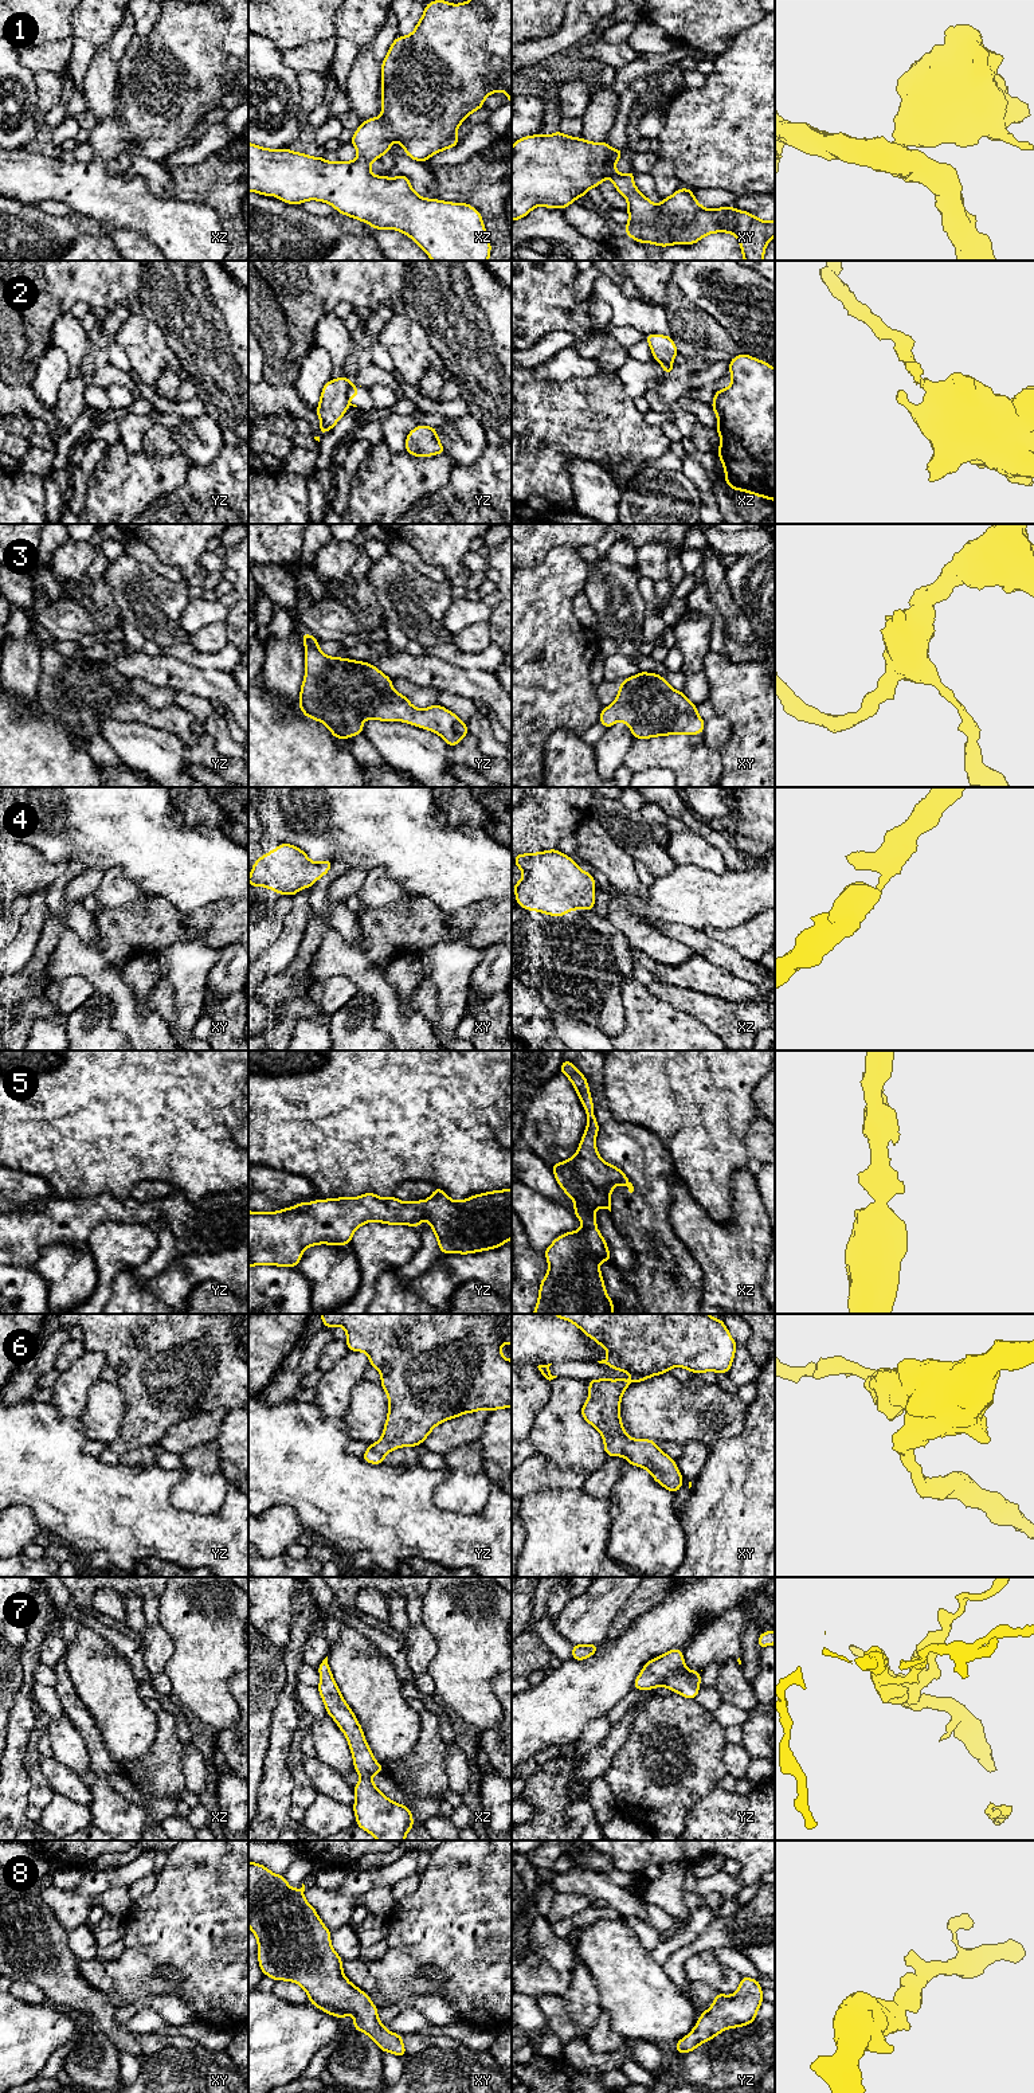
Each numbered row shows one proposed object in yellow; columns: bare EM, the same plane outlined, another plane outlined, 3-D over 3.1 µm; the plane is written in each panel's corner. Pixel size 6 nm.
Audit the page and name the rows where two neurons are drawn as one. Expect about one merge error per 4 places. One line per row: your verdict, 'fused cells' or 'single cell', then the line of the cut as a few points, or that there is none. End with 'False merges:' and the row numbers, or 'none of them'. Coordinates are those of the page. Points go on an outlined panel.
1: single cell | no cut
2: fused cells | yz (352, 384), (347, 398)
3: single cell | no cut
4: single cell | no cut
5: single cell | no cut
6: single cell | no cut
7: single cell | no cut
8: single cell | no cut
False merges: 2

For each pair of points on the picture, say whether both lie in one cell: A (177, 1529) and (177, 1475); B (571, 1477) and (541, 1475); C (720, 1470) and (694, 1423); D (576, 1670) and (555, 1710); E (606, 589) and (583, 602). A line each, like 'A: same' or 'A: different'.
A: same
B: same
C: different
D: same
E: different

